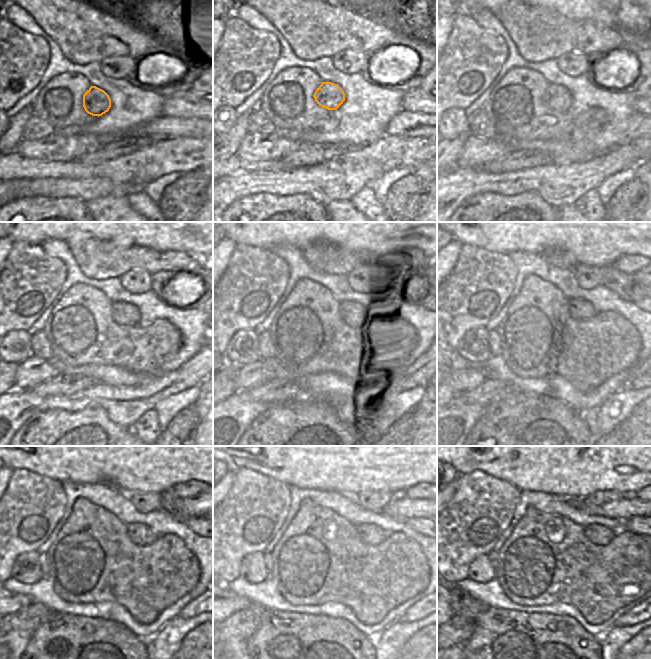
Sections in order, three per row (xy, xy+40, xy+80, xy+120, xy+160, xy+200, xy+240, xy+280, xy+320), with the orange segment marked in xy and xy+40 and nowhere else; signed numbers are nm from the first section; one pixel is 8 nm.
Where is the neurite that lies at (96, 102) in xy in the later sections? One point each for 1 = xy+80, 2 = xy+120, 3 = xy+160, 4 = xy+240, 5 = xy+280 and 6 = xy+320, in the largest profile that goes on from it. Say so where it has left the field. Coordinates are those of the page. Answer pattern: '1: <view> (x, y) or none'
1: xy+80 (557, 97)
2: xy+120 (125, 313)
3: xy+160 (353, 313)
4: xy+240 (140, 534)
5: xy+280 (371, 534)
6: xy+320 (601, 535)

